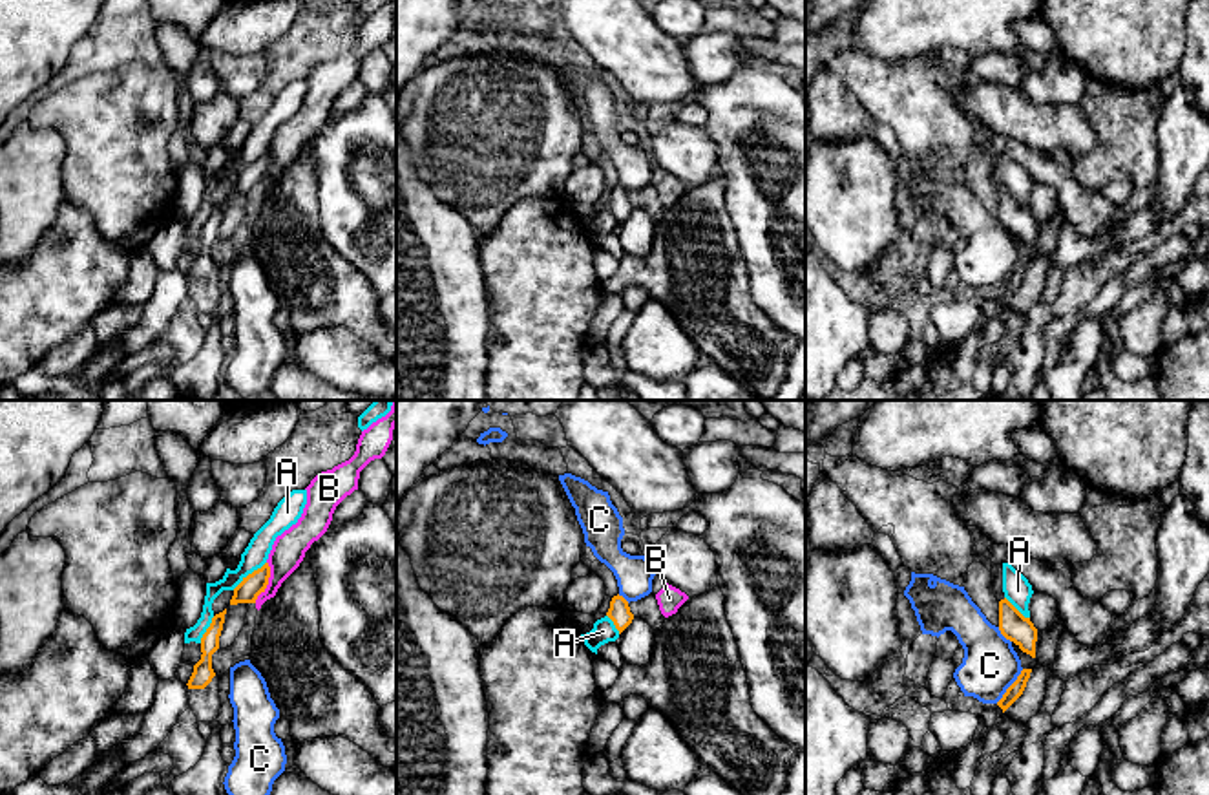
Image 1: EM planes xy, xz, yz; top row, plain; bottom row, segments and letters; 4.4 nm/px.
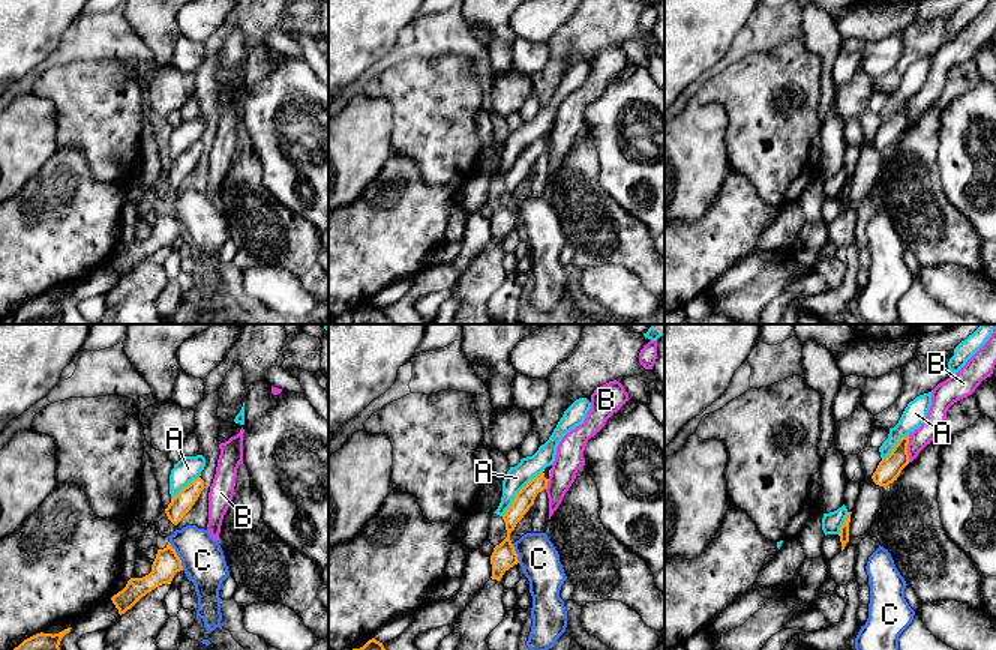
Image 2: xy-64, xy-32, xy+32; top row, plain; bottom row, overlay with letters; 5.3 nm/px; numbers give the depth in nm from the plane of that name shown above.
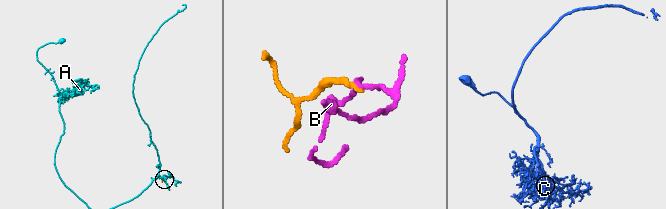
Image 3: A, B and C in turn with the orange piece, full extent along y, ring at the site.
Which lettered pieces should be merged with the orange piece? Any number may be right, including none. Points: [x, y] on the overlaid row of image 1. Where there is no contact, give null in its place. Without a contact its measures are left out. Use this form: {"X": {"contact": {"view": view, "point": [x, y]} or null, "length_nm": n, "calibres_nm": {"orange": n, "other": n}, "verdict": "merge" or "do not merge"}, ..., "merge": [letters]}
{"A": {"contact": {"view": "xy", "point": [249, 574]}, "length_nm": 200, "calibres_nm": {"orange": 100, "other": 110}, "verdict": "do not merge"}, "B": {"contact": {"view": "xy", "point": [267, 582]}, "length_nm": 190, "calibres_nm": {"orange": 100, "other": 150}, "verdict": "do not merge"}, "C": {"contact": {"view": "yz", "point": [1010, 686]}, "length_nm": 200, "calibres_nm": {"orange": 70, "other": 240}, "verdict": "do not merge"}, "merge": []}

